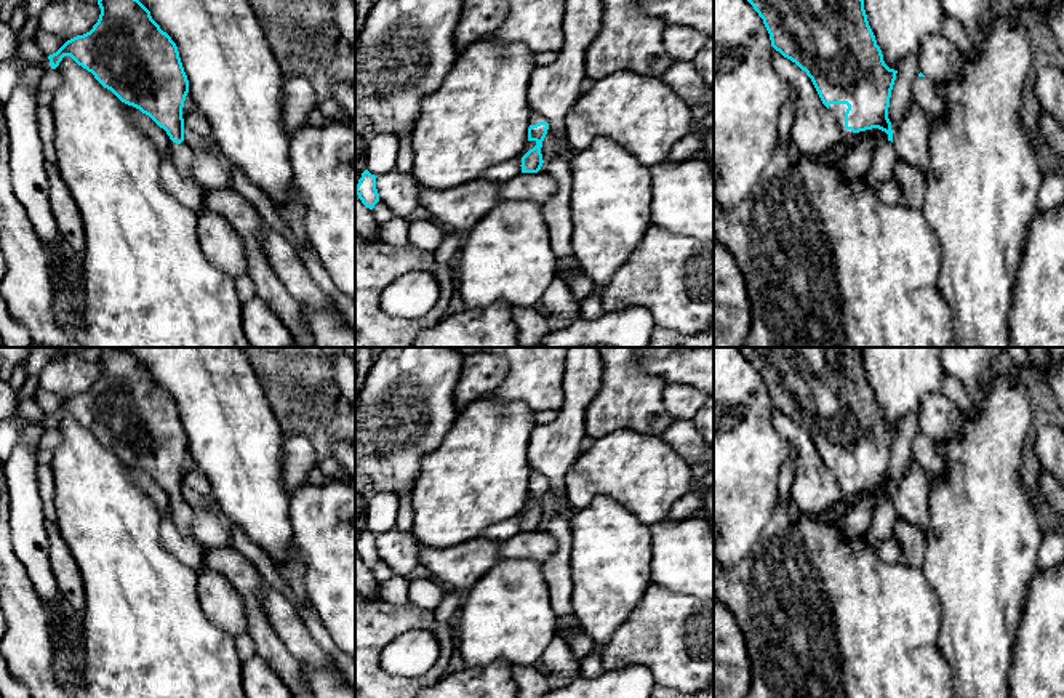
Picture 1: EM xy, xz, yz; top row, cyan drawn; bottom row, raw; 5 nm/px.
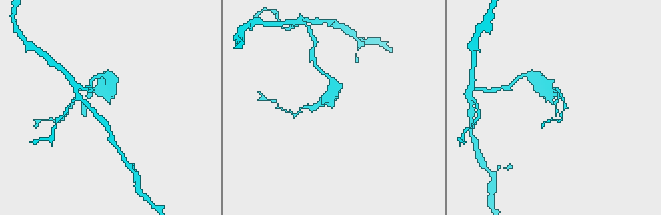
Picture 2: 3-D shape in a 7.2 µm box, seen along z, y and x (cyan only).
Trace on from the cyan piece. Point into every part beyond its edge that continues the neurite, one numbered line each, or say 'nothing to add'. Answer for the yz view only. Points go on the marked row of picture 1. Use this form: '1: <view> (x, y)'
1: yz (837, 111)
2: yz (884, 160)

